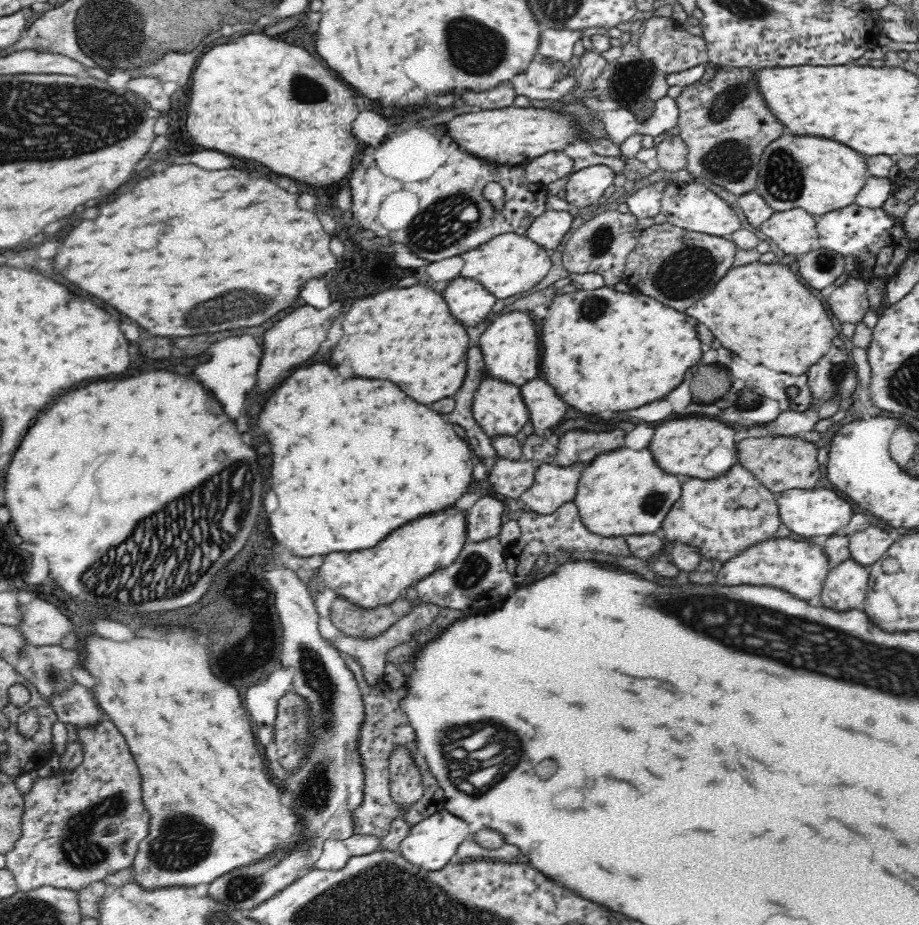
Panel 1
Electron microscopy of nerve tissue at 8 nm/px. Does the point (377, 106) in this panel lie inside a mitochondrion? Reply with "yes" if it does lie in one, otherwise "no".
no

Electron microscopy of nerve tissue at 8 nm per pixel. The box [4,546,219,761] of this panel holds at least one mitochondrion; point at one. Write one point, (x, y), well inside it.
(50, 672)

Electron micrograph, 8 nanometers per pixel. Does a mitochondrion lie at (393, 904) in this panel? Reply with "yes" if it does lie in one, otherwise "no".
yes

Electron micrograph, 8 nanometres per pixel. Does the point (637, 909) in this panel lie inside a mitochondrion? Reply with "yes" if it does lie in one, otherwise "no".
no

